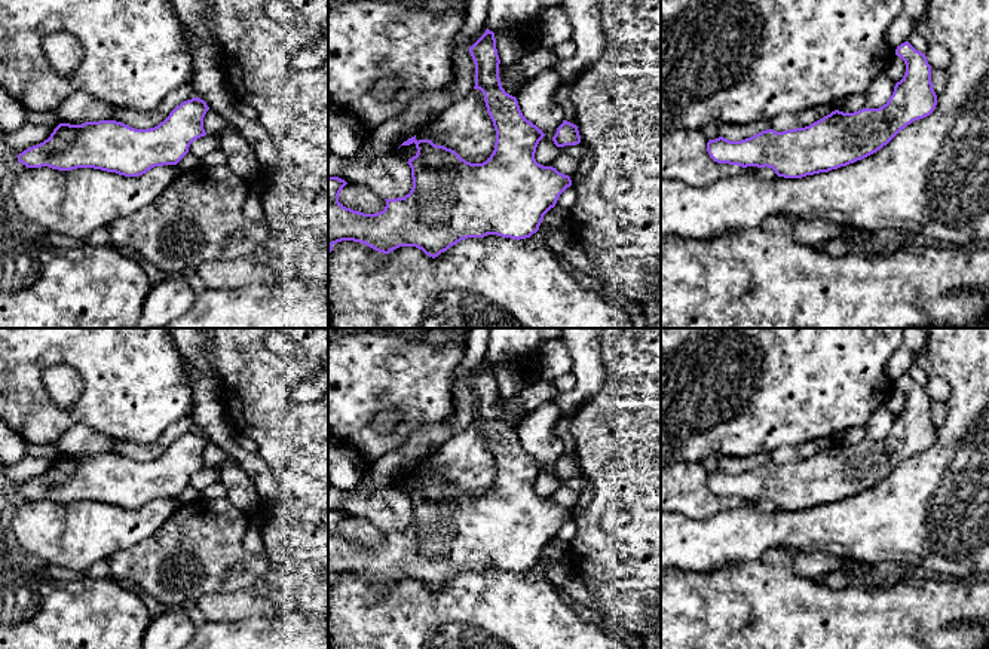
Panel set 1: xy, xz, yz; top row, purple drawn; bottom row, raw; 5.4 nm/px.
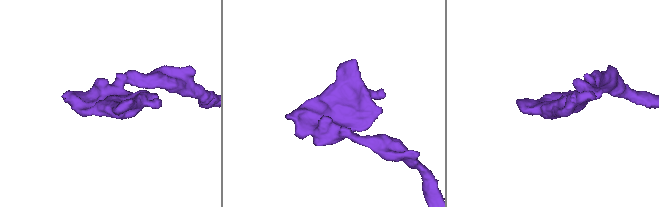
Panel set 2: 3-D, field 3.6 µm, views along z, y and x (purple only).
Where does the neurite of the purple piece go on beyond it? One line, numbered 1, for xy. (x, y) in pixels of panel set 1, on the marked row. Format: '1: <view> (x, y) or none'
1: none

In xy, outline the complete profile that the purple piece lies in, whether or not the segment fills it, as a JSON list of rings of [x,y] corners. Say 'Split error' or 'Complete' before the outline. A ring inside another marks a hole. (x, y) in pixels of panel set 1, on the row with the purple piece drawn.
Complete. [[[200,98],[177,105],[169,116],[150,129],[135,129],[116,120],[85,122],[82,125],[59,123],[50,137],[18,154],[27,168],[49,166],[59,171],[94,168],[125,177],[138,177],[154,166],[177,165],[190,144],[205,137],[203,117],[209,107]]]

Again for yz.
Complete. [[[909,42],[895,49],[906,73],[879,108],[832,111],[805,128],[762,131],[741,141],[710,140],[707,151],[717,163],[772,168],[778,177],[802,178],[861,160],[887,146],[901,129],[930,116],[937,105],[931,65]]]

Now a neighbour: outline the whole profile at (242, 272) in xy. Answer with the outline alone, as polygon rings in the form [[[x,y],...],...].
[[[248,257],[205,261],[195,272],[206,290],[272,287],[279,282],[279,276],[273,269]]]

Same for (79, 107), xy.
[[[186,83],[169,92],[154,108],[138,111],[107,104],[86,92],[76,91],[68,94],[53,113],[62,123],[70,125],[116,120],[135,129],[150,129],[163,122],[177,105],[196,97],[193,85]]]

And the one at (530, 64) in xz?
[[[541,48],[535,52],[524,52],[524,55],[514,64],[499,64],[499,77],[506,94],[515,97],[518,92],[517,82],[520,79],[529,80],[541,71],[549,68],[557,61],[551,49]]]

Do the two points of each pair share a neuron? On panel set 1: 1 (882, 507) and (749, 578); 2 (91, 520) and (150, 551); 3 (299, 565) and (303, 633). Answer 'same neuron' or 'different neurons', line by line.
1: different neurons
2: different neurons
3: different neurons

